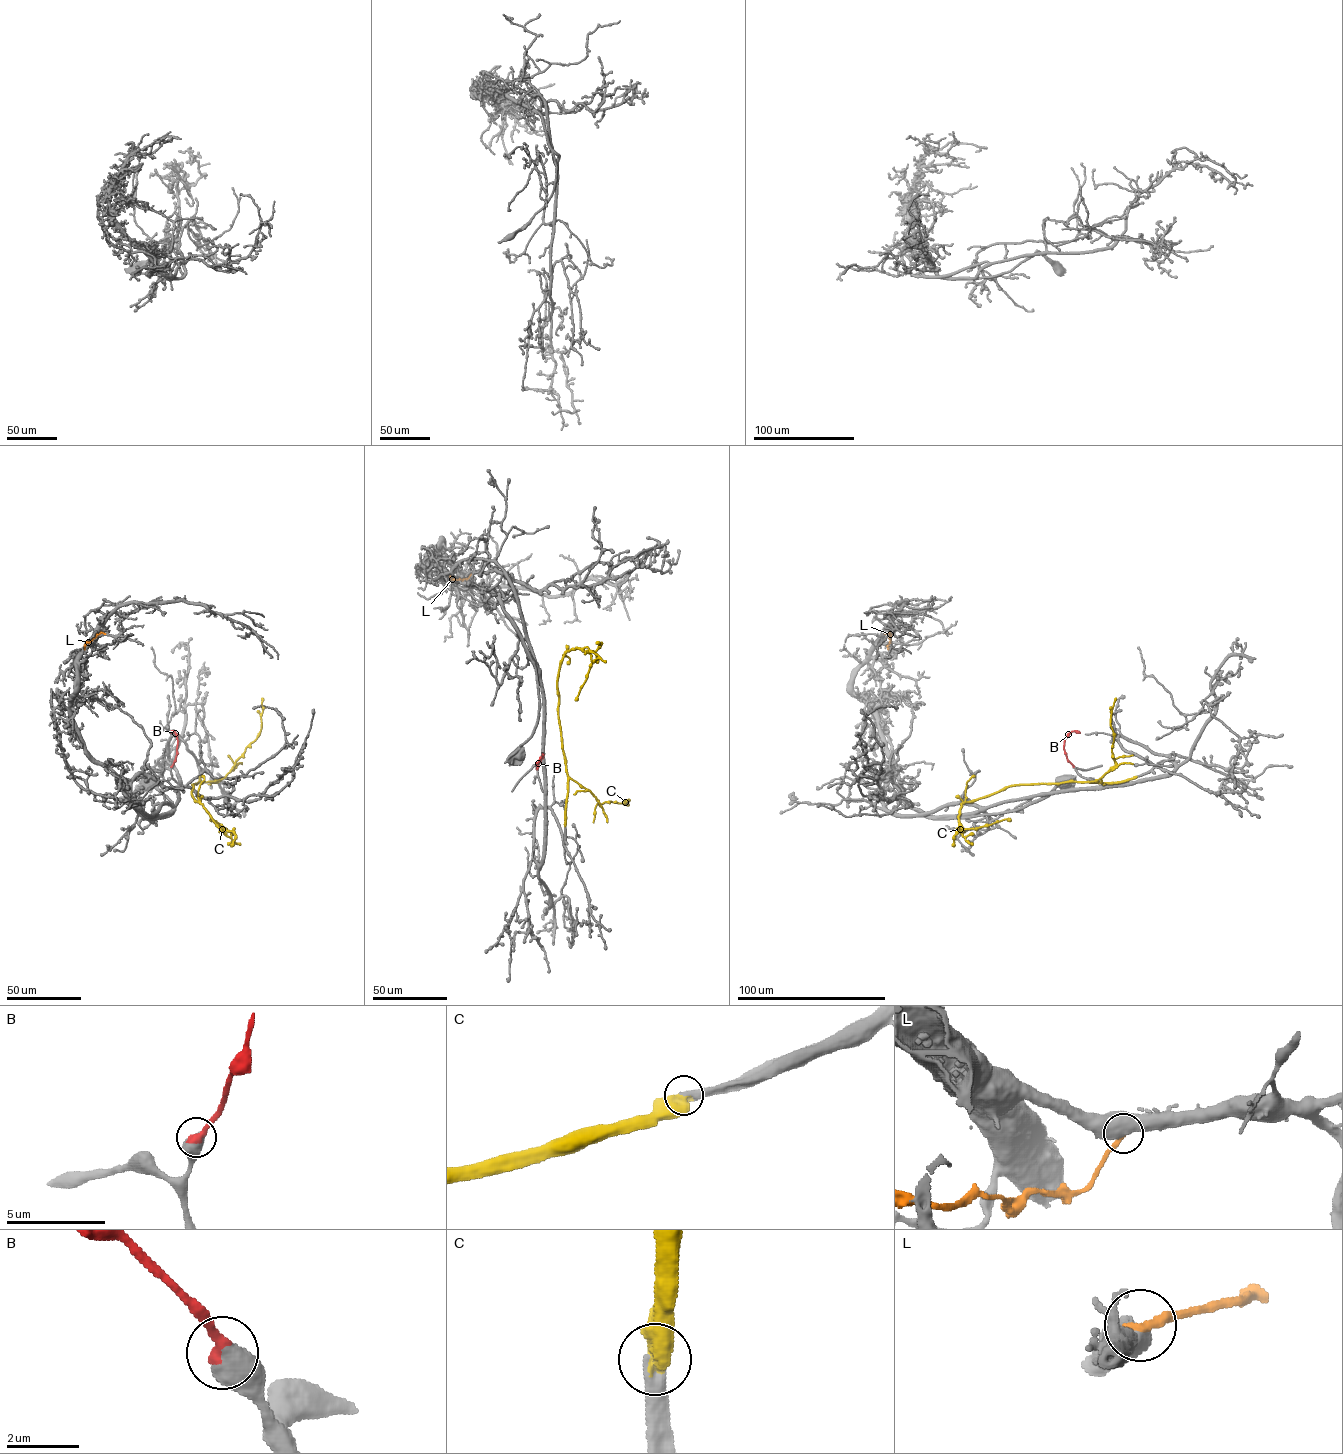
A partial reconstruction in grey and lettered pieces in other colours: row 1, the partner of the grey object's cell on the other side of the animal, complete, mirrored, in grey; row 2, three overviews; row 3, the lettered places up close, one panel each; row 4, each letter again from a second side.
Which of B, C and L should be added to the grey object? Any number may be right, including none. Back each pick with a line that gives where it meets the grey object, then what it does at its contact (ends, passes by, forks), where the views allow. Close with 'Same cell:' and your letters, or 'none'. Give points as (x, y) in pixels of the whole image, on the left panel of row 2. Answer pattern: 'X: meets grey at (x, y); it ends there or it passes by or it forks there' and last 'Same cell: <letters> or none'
B: meets grey at (171, 766); it ends there
C: meets grey at (199, 776); it ends there
Same cell: B, C

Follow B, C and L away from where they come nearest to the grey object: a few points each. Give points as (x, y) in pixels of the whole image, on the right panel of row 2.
B: (1073, 766), (1065, 752), (1064, 739), (1072, 731), (1080, 733)
C: (1136, 776), (1120, 782), (1006, 786), (964, 801), (958, 816), (964, 829), (1011, 820)
L: (885, 634), (890, 635), (888, 649)

